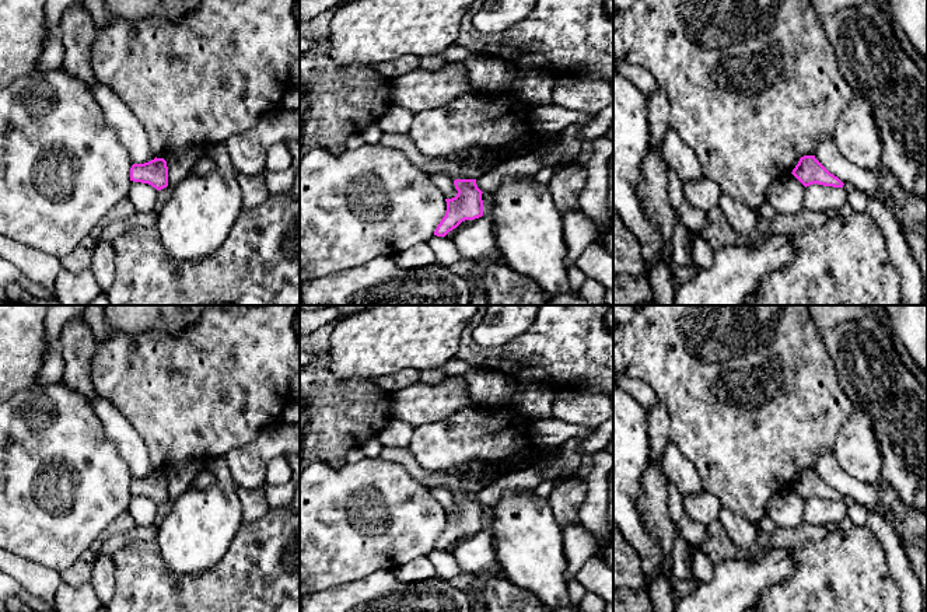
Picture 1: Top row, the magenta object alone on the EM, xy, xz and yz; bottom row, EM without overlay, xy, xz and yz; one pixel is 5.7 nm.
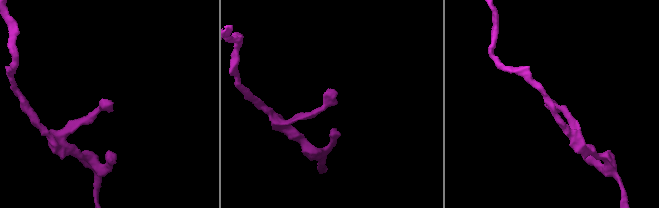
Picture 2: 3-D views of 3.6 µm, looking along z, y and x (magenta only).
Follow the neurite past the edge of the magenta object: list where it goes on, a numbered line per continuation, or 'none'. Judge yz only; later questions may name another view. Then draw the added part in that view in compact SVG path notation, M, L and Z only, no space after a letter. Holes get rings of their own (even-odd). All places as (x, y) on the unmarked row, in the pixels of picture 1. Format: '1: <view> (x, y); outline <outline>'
none

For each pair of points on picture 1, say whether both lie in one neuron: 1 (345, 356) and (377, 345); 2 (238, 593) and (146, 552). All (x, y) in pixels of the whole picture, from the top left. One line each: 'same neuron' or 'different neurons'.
1: same neuron
2: same neuron

